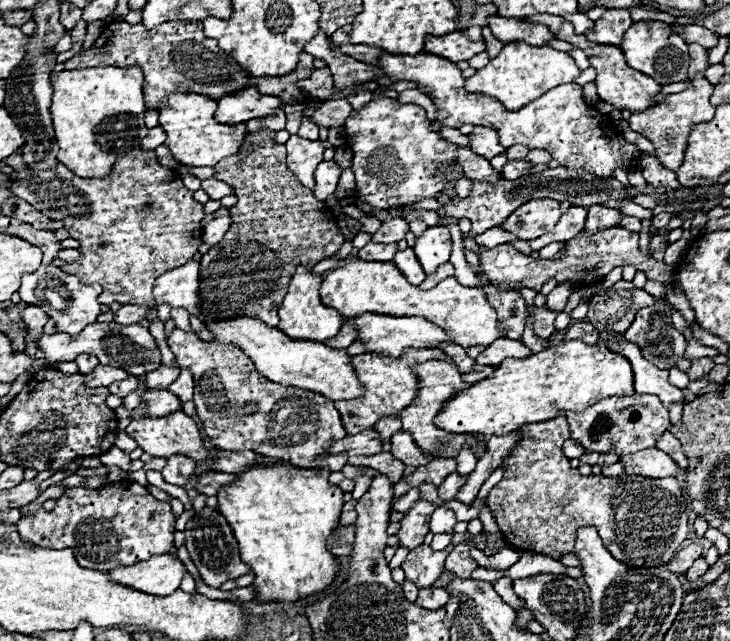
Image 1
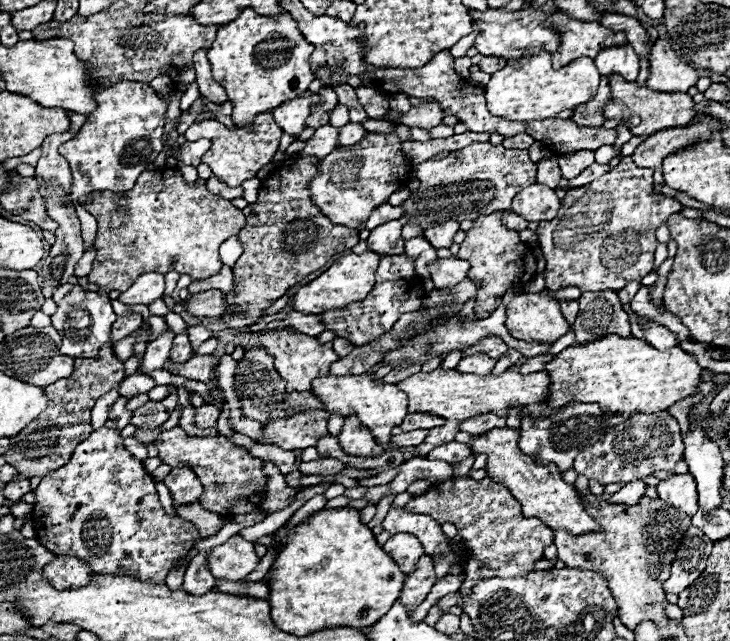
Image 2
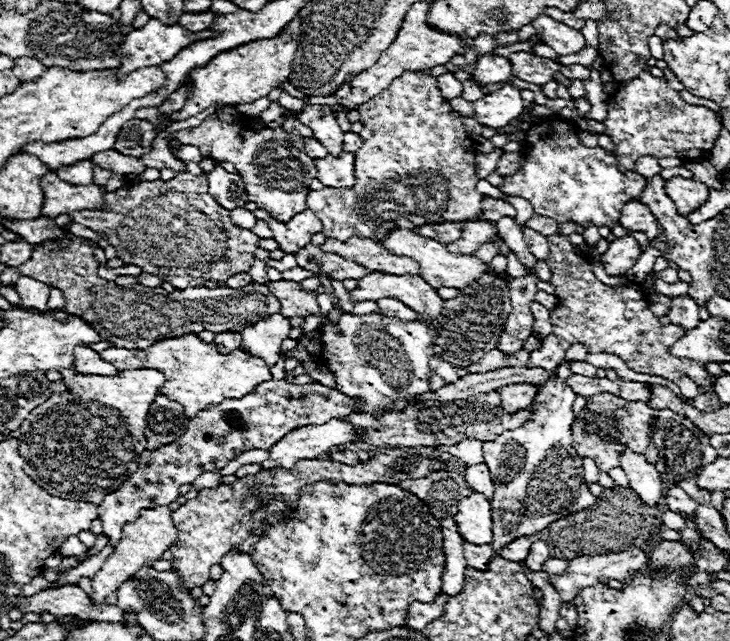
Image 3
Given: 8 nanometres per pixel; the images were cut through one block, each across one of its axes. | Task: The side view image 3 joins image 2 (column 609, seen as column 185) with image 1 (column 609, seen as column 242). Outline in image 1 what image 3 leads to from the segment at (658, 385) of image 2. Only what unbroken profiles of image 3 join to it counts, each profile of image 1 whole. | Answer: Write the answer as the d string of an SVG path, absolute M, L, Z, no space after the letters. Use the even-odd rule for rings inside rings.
M582 340L562 342L526 360L504 360L490 378L456 392L436 414L434 424L452 434L504 436L526 424L544 422L560 410L582 410L606 396L634 394L630 362L606 346L590 346Z

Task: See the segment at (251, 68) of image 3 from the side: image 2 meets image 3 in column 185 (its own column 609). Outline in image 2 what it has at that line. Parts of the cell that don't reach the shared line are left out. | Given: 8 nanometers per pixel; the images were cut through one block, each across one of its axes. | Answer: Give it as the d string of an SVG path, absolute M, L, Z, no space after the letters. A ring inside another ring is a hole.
M612 76L610 78L610 88L612 88L612 102L604 108L604 116L608 120L612 118L618 118L618 120L630 120L630 116L638 114L640 116L640 124L638 126L630 126L632 134L634 136L650 136L654 132L660 132L660 130L668 130L668 128L682 128L682 126L688 126L694 116L696 116L696 110L694 110L694 100L692 96L684 94L684 92L654 92L650 88L640 88L636 82L626 82L622 80L622 76Z

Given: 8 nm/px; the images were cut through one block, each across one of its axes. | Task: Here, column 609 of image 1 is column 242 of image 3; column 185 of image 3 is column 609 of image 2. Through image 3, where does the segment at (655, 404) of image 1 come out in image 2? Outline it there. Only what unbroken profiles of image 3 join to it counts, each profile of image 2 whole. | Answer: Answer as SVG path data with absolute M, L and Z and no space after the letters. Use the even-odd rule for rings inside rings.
M662 412L654 414L632 414L624 424L612 428L612 432L604 434L600 442L592 444L584 452L580 452L574 460L574 470L578 476L586 476L588 480L596 480L600 484L630 484L634 480L644 480L660 470L674 470L676 462L684 456L684 444L680 436L678 422Z

